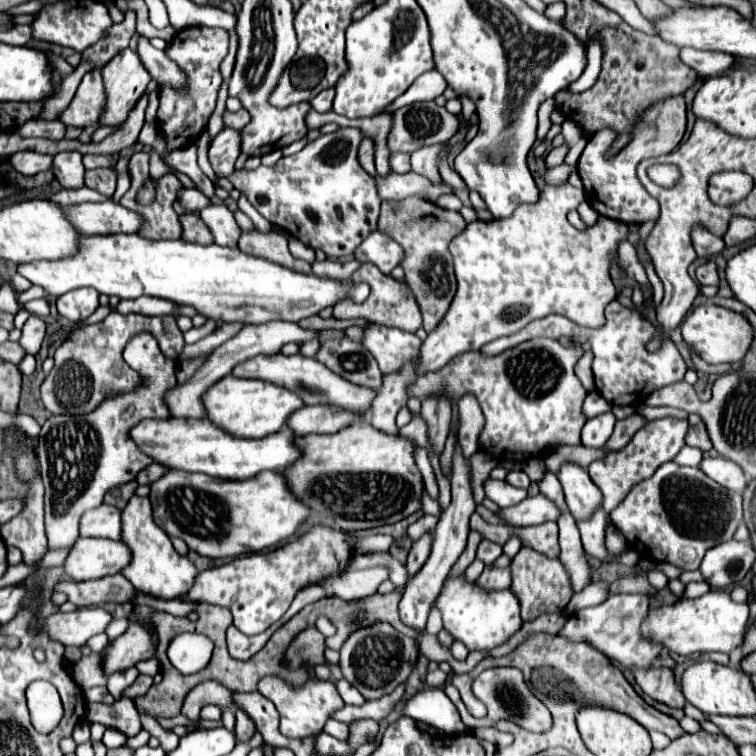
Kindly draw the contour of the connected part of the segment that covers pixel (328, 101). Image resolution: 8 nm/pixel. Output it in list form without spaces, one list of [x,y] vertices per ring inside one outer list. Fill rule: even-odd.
[[[324,89],[318,93],[314,99],[310,99],[310,107],[316,111],[330,111],[332,109],[332,99],[334,99],[334,89]]]

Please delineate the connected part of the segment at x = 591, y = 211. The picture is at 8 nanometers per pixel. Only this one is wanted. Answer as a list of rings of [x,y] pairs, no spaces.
[[[583,201],[577,208],[577,211],[581,219],[588,226],[594,225],[598,220],[598,217],[599,217],[598,212],[593,207],[590,207],[590,204],[587,201]]]

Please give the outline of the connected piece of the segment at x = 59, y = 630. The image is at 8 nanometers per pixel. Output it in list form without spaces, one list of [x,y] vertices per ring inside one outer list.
[[[102,607],[90,609],[76,609],[72,613],[56,613],[48,619],[36,619],[52,639],[60,641],[62,645],[82,647],[92,635],[104,633],[110,625],[112,615]]]

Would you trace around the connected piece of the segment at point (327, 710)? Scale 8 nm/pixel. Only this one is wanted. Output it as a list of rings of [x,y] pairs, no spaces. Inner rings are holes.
[[[268,677],[268,679],[260,681],[258,691],[276,705],[276,709],[280,713],[280,733],[284,737],[298,737],[298,739],[302,739],[302,737],[308,737],[308,735],[316,735],[316,733],[322,731],[324,723],[336,711],[340,711],[344,707],[344,701],[338,695],[338,689],[336,689],[334,681],[314,679],[314,681],[306,681],[306,685],[302,685],[300,689],[292,689],[282,679]]]

